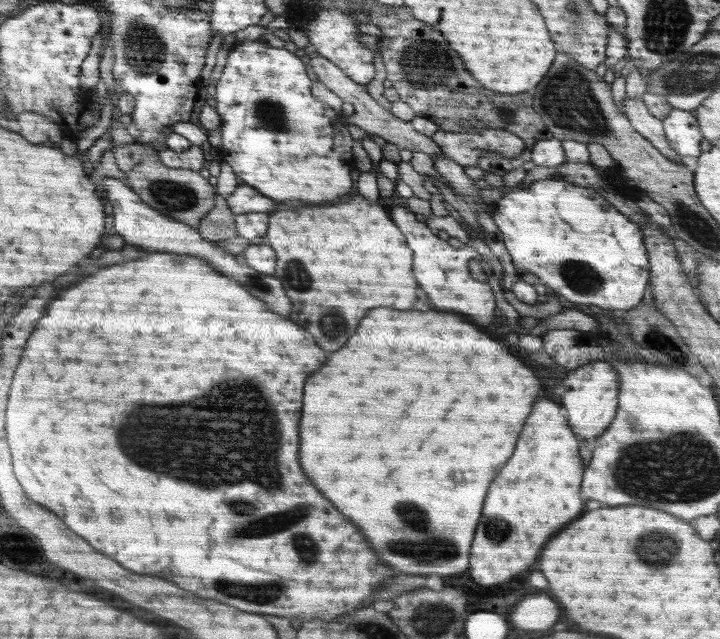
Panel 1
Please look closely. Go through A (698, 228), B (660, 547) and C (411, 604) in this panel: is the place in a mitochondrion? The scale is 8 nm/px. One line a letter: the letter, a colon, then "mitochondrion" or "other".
A: mitochondrion
B: mitochondrion
C: mitochondrion

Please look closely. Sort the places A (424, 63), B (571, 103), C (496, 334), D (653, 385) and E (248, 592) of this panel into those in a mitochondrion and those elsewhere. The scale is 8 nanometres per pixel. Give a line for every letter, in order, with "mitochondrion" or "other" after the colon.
A: mitochondrion
B: mitochondrion
C: other
D: other
E: mitochondrion

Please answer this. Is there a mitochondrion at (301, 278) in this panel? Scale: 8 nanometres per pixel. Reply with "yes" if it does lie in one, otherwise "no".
yes

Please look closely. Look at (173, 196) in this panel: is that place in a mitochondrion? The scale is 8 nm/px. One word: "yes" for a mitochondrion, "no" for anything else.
yes

